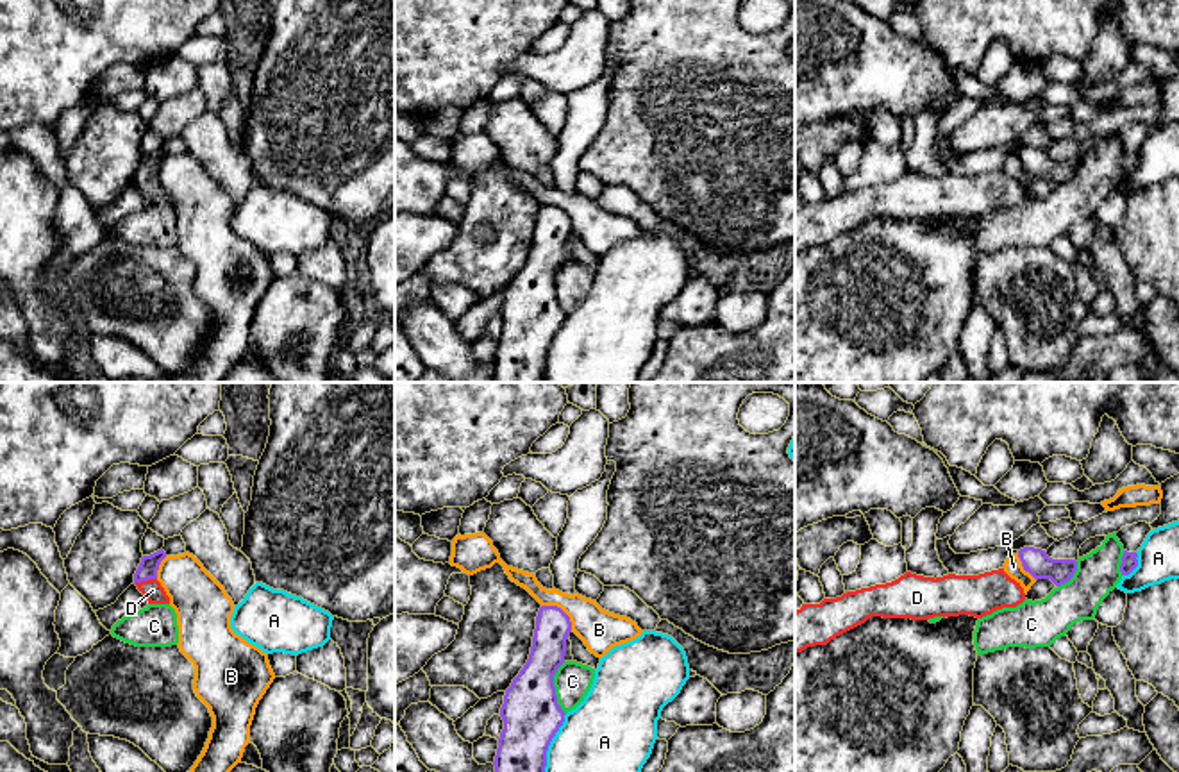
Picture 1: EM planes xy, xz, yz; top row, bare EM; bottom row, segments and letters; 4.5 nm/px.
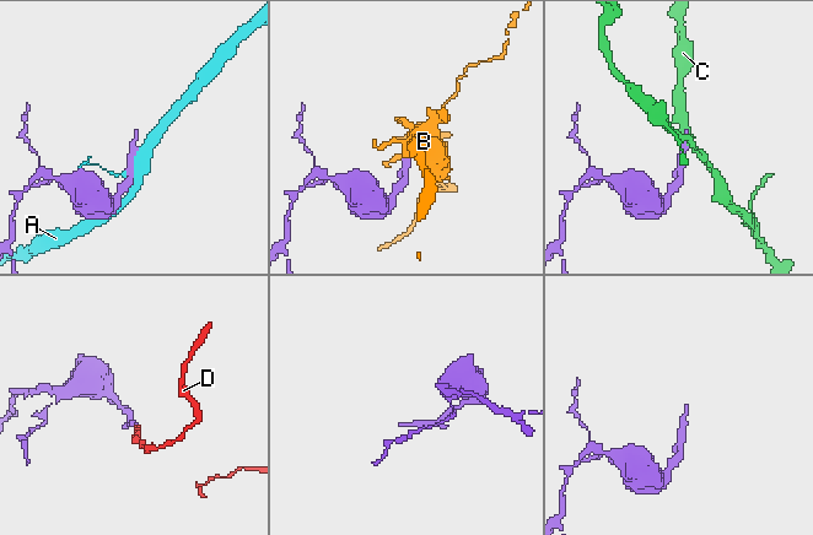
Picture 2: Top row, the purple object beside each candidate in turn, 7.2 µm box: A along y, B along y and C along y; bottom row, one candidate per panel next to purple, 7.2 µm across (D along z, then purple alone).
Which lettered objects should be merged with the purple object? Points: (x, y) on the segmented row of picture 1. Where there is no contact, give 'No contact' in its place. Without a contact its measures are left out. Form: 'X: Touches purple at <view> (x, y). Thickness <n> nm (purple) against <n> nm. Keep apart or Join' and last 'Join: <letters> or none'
A: Touches purple at xz (551, 740). Thickness 260 nm (purple) against 360 nm. Keep apart
B: Touches purple at xz (563, 612). Thickness 160 nm (purple) against 180 nm. Keep apart
C: Touches purple at xz (554, 688). Thickness 260 nm (purple) against 170 nm. Keep apart
D: Touches purple at xy (145, 579). Thickness 90 nm (purple) against 90 nm. Join
Join: D

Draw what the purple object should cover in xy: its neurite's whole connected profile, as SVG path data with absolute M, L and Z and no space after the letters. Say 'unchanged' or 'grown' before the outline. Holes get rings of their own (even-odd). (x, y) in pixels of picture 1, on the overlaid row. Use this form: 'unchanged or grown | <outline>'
grown | M161 549L150 556L143 556L134 574L134 584L145 595L148 604L170 604L170 597L157 581L157 570L166 552Z

